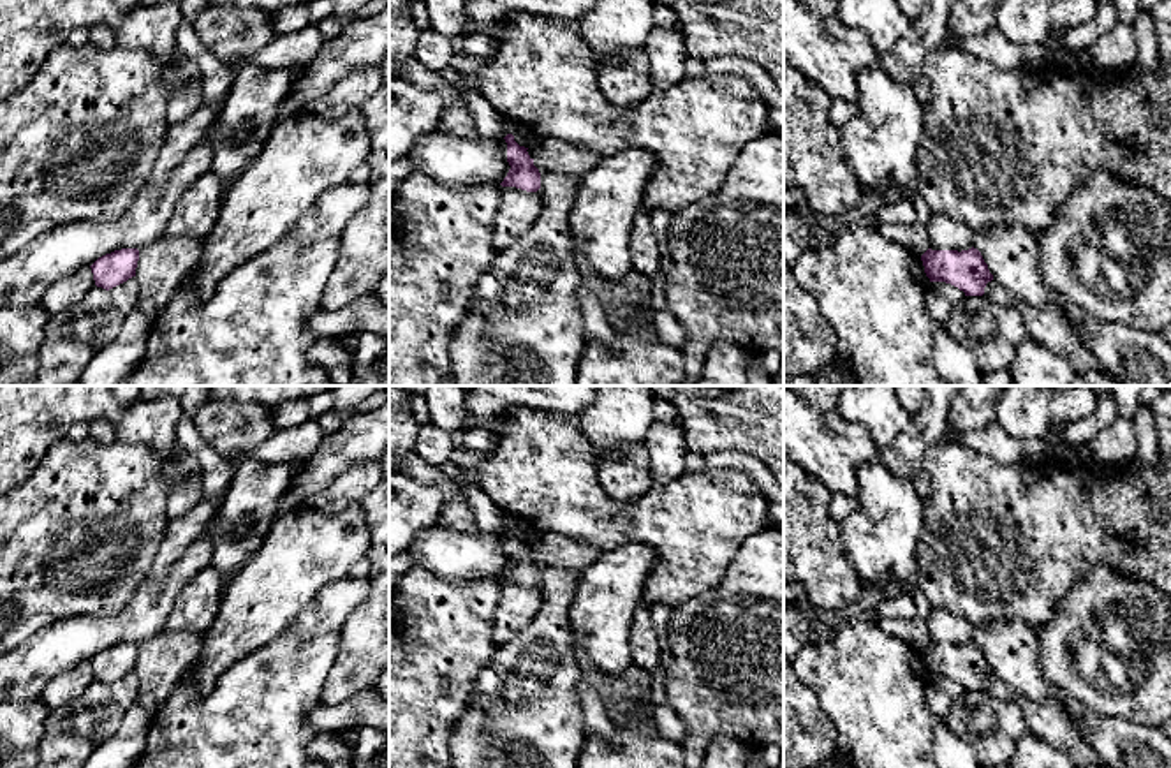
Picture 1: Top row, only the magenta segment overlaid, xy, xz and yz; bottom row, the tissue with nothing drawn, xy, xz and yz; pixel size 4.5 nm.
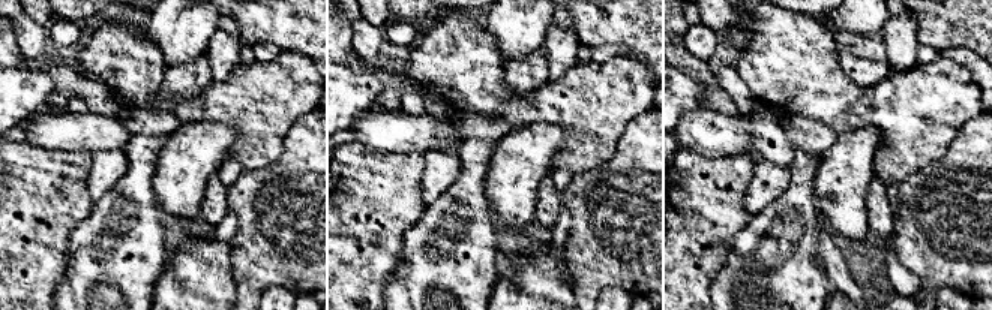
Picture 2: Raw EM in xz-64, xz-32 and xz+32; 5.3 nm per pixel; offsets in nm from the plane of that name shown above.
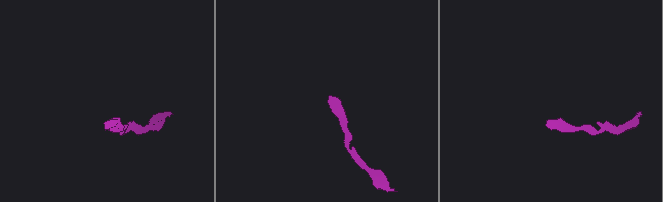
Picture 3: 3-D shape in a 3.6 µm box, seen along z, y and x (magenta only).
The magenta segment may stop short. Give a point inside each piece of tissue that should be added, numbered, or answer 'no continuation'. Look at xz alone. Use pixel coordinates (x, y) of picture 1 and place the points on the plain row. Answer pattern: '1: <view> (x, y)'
no continuation

